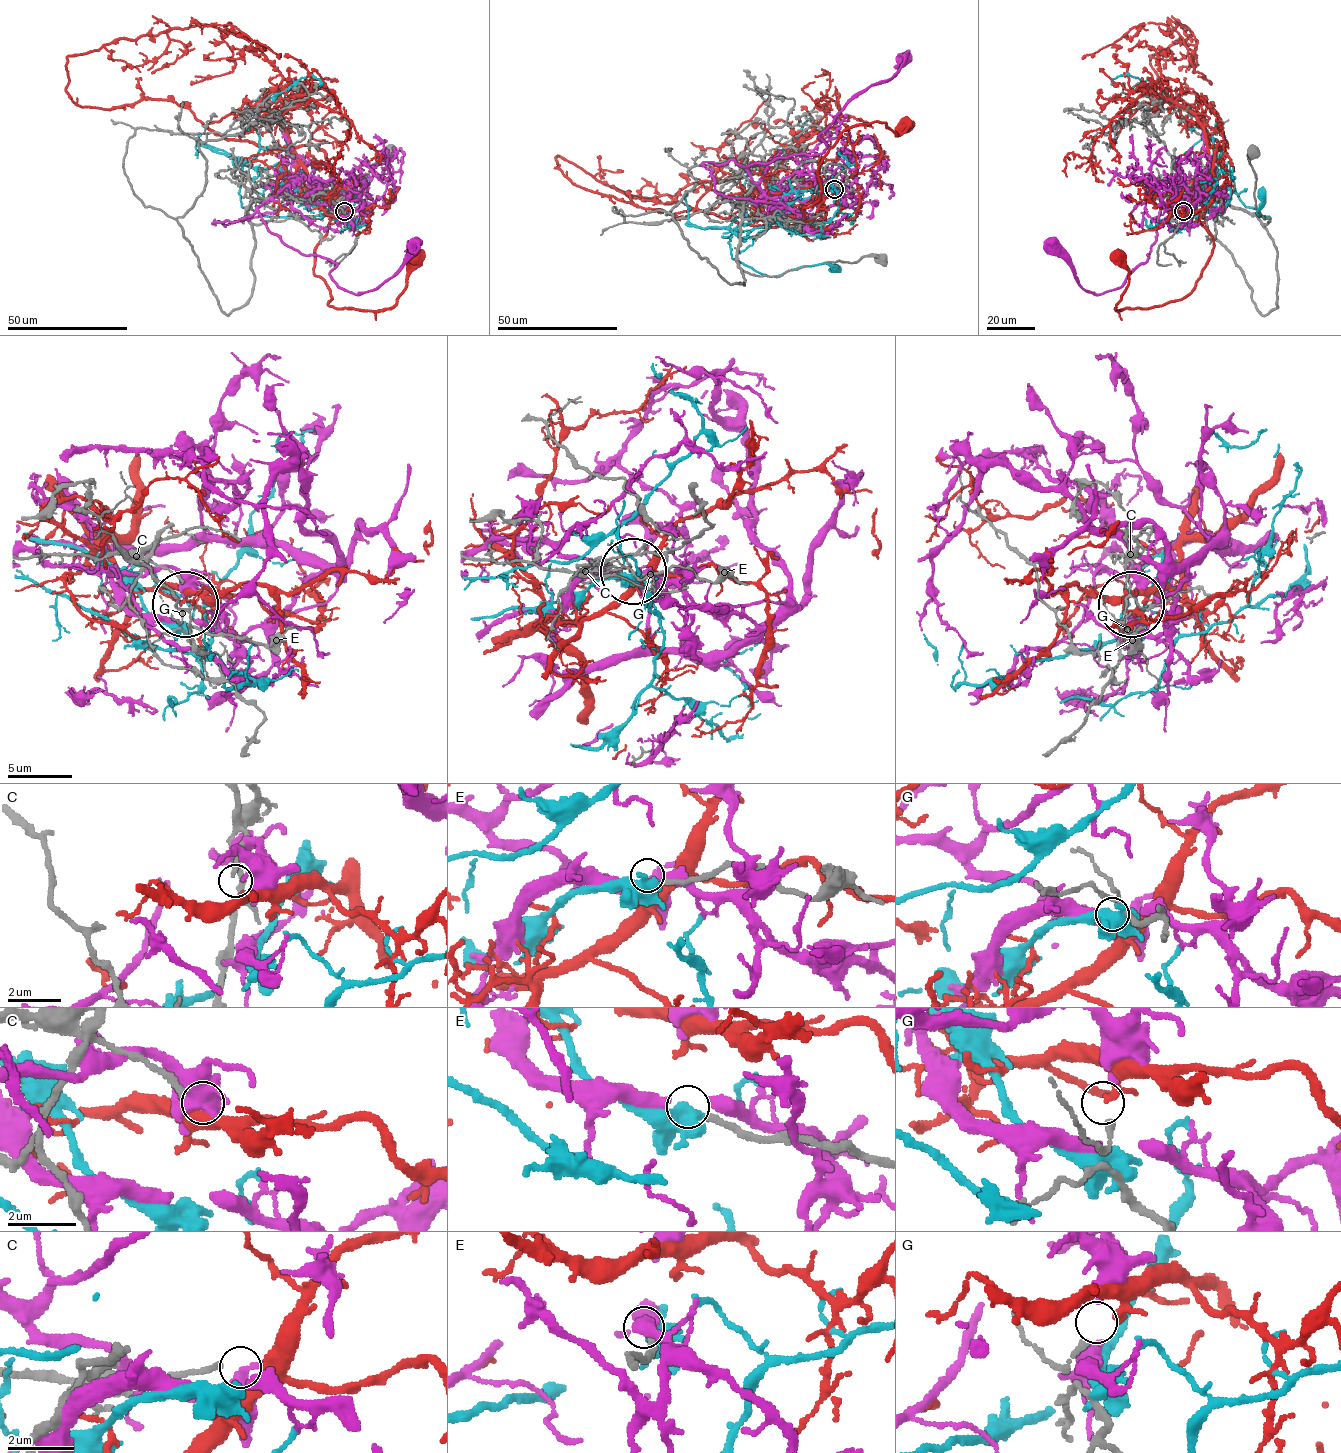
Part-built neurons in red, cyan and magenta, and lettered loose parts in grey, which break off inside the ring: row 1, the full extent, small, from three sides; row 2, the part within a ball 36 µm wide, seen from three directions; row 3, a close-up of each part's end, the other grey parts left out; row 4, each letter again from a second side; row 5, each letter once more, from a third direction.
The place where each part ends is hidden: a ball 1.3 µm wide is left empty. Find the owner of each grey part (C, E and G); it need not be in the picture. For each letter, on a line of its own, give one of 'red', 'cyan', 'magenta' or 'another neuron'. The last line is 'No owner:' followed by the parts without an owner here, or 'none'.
C: another neuron
E: cyan
G: red
No owner: C

